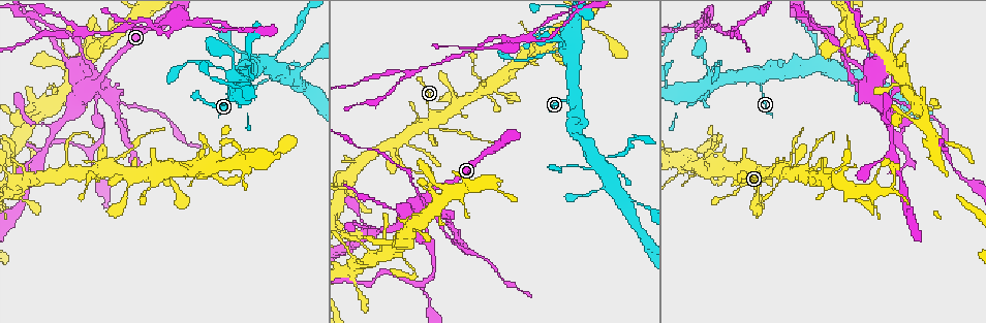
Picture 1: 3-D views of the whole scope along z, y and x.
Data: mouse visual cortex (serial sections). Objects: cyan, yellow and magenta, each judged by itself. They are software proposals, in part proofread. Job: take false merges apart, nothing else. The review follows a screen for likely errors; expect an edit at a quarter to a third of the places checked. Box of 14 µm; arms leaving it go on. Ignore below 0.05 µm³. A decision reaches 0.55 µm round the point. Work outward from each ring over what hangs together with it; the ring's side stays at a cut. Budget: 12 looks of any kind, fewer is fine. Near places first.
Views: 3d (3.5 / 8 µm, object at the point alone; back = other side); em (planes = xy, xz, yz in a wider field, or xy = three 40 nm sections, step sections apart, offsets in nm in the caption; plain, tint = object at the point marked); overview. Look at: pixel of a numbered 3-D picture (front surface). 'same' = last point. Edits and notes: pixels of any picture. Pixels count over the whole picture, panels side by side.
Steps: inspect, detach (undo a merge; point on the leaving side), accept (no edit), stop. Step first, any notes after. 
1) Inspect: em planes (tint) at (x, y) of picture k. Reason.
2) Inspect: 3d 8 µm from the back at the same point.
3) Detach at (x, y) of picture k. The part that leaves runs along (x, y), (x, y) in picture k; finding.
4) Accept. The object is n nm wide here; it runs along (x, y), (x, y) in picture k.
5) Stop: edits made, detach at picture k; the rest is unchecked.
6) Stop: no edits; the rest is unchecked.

Inspect: 3d 3.5 µm at (496, 91) of picture 1. Branch point.

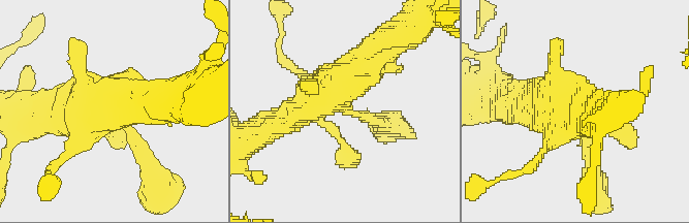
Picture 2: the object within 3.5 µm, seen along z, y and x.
Inspect: em xy step 2 (tint) at (345, 108) of picture 2. Now the EM.

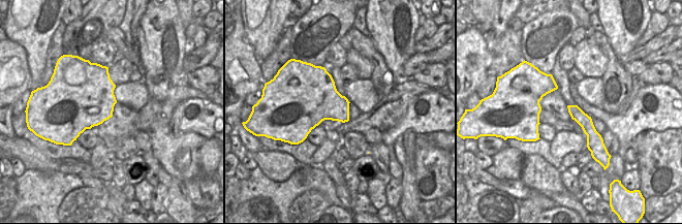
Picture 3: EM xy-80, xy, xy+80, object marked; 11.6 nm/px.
Accept. It runs along (570, 107), (586, 123), (593, 147) in picture 3; one cell here.

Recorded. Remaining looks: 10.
Inspect: 3d 3.5 µm at (251, 161) of picture 1. Abrupt turn.

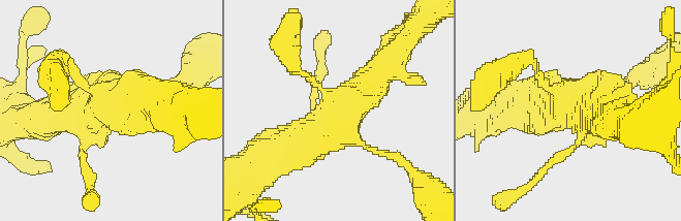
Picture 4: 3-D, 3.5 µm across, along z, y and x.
Inspect: em xy step 2 (tint) at (575, 103) of picture 4.

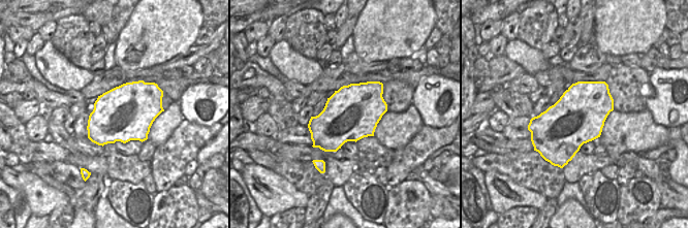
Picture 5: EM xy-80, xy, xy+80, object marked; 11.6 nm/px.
Accept. One cell here.

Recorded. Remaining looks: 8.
Inspect: 3d 8 µm at (216, 68) of picture 1. Narrows sharply.

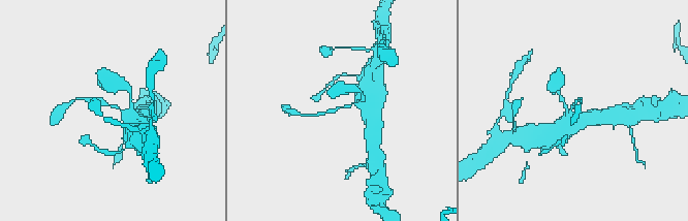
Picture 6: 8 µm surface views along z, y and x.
Inspect: em xy step 2 (tint) at (107, 105) of picture 6. The arms are 150, 300 nm wide; now the EM.

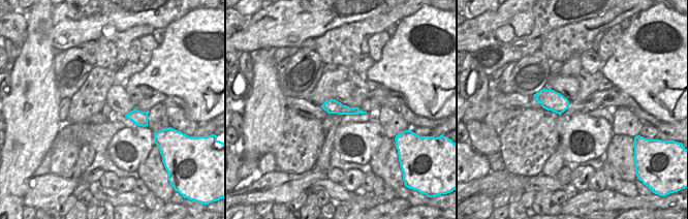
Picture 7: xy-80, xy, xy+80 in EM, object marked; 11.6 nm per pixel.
Accept. The object is 170 nm wide here; it runs along (370, 105), (350, 104), (312, 115) in picture 6; all the same cell.

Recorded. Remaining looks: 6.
Inspect: 3d 8 µm at (712, 147) of picture 1. Thin neck.

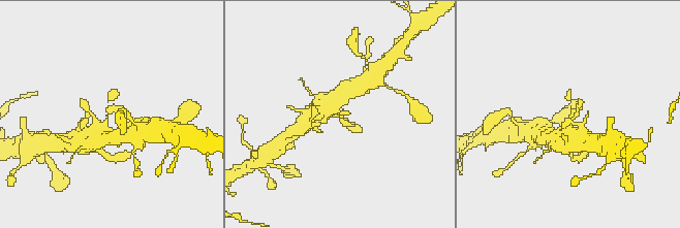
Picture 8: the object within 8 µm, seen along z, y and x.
Inspect: em xy step 2 (tint) at (107, 113) of picture 8.

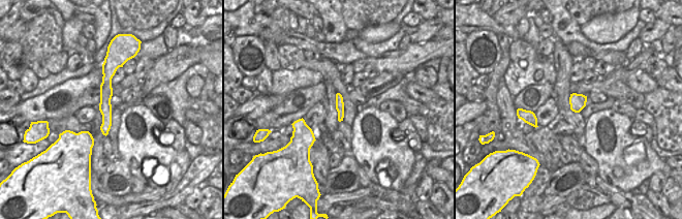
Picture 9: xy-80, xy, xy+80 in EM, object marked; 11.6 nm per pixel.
Accept. It runs along (95, 139), (116, 91) in picture 8; continuous, no second cell.

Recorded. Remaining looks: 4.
Inspect: 3d 3.5 µm at (97, 93) of picture 1. Thick turns thin.

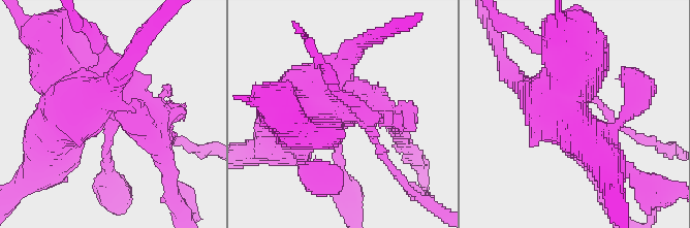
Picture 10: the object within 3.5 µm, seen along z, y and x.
Inspect: em xy step 3 (tint) at (342, 111) of picture 10. Now the EM.

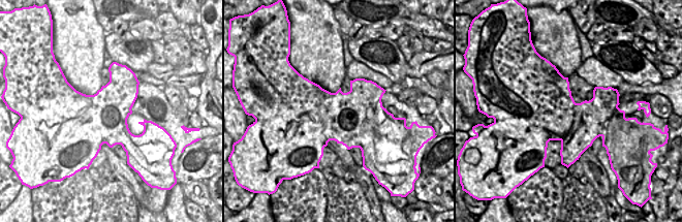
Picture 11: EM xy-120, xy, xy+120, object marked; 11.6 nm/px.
Detach at (355, 107) of picture 10. The part that leaves runs along (338, 64), (341, 122) in picture 10; two cells meet here.

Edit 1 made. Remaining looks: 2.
Stop: edits made, detach at picture 10; the rest is unchecked.

